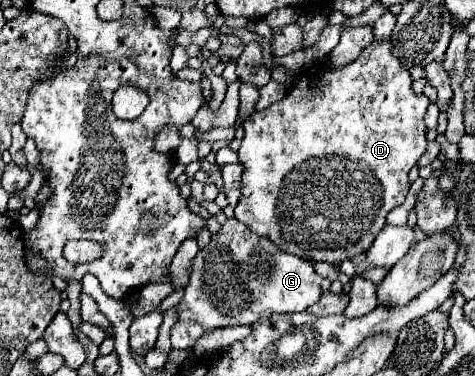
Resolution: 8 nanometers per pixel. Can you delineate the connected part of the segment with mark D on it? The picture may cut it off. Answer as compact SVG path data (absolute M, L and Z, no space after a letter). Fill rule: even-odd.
M375 40L373 44L369 44L353 62L339 66L337 70L329 70L329 66L319 64L317 68L313 68L311 72L303 74L297 82L297 86L279 102L271 104L265 110L255 110L251 116L247 116L243 120L243 128L245 128L245 138L241 142L239 148L239 160L245 168L243 172L243 188L241 188L241 200L235 208L235 218L239 222L243 222L249 230L253 230L259 236L267 236L273 244L277 244L281 250L295 254L299 258L311 260L311 262L331 262L331 264L341 264L343 260L351 260L359 254L365 254L369 250L369 246L373 246L373 240L377 238L377 234L381 232L381 228L385 226L385 216L391 208L403 204L405 196L409 194L409 182L407 182L407 174L409 170L417 164L417 160L423 156L423 152L427 150L427 128L423 124L423 116L427 106L431 104L429 98L425 94L415 94L411 90L413 78L409 74L409 70L405 66L401 66L399 58L393 56L391 52L391 40Z

